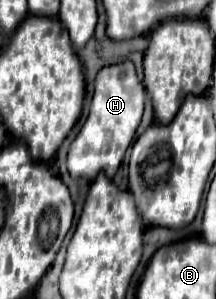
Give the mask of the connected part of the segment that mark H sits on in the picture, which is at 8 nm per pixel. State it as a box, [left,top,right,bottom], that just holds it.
[67,62,145,180]

